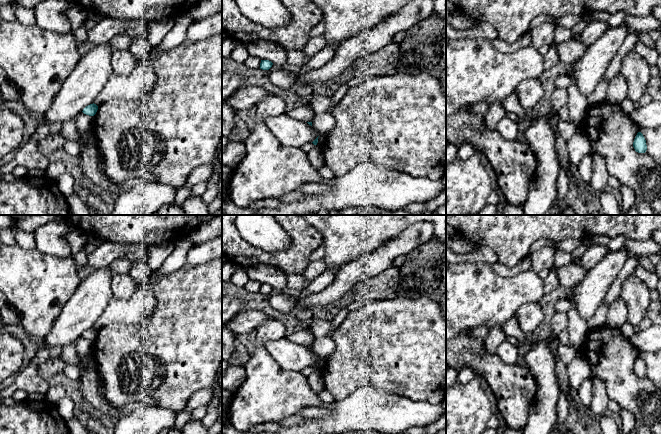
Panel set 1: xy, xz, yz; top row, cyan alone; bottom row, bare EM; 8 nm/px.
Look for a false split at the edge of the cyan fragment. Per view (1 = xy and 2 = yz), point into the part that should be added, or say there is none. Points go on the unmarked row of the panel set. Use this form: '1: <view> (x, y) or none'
1: none
2: none

